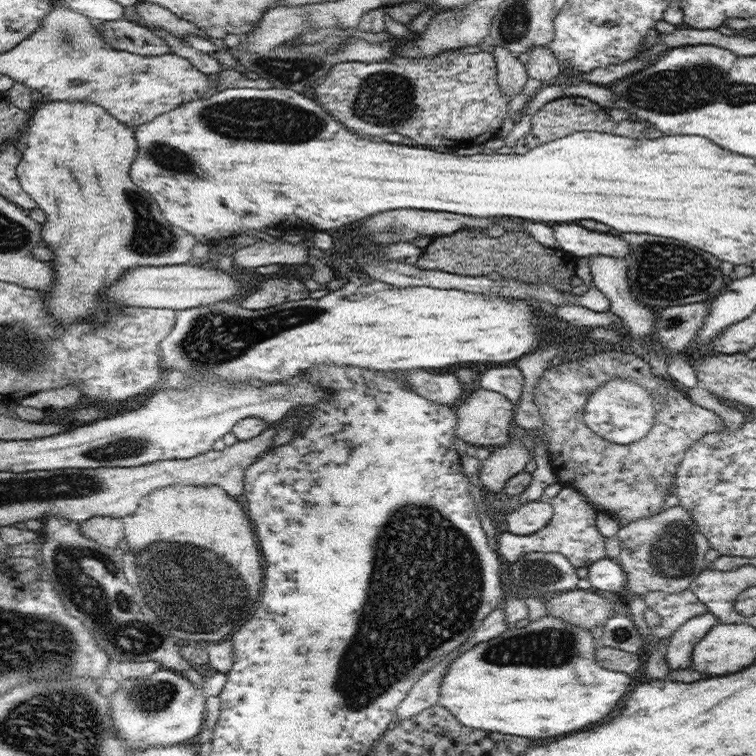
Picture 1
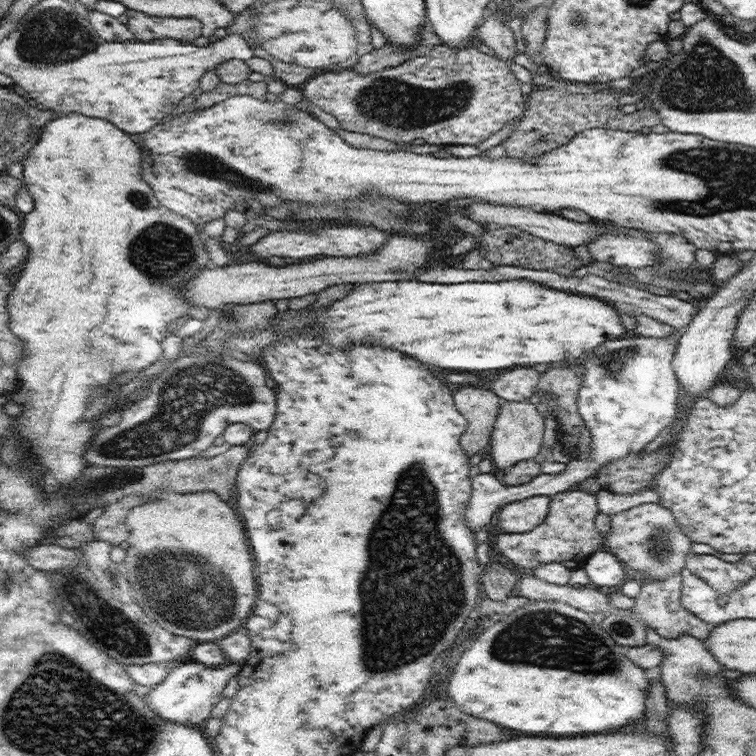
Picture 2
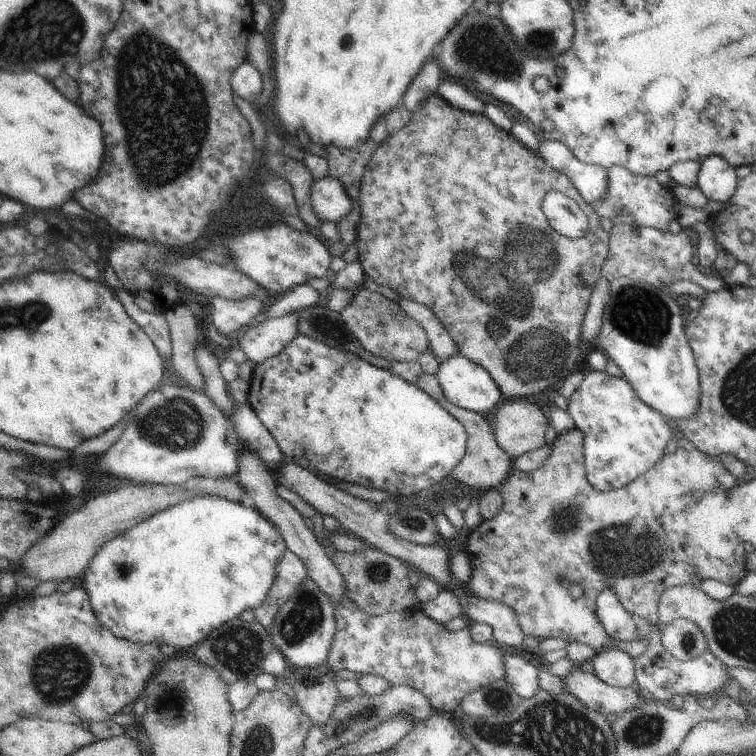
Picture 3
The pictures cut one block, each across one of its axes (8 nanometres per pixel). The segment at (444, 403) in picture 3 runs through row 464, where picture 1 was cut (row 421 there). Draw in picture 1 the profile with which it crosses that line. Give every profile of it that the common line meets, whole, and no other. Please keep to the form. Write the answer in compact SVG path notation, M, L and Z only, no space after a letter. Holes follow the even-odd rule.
M478 388L457 410L456 436L468 444L487 448L499 447L511 440L511 429L514 425L513 414L516 406L504 396L493 390Z

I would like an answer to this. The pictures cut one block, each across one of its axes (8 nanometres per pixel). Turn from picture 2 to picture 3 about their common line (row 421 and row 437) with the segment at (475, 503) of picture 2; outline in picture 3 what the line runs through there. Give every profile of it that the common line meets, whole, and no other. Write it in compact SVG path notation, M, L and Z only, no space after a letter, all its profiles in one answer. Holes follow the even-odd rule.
M588 369L567 405L570 416L574 418L575 428L580 430L584 436L581 455L584 459L588 484L596 492L620 490L620 488L628 486L630 482L634 482L662 458L668 442L673 440L672 428L668 425L667 418L642 402L623 376L609 375L606 374L606 371Z

